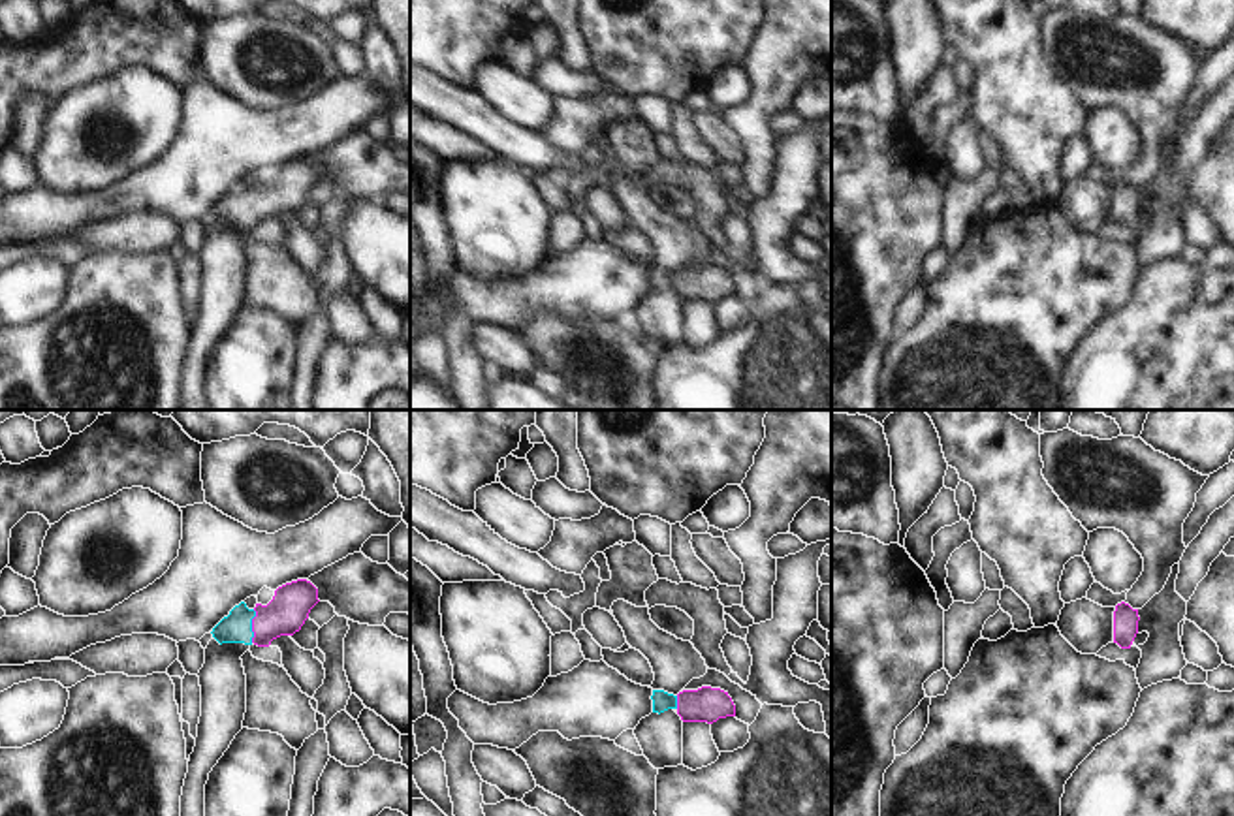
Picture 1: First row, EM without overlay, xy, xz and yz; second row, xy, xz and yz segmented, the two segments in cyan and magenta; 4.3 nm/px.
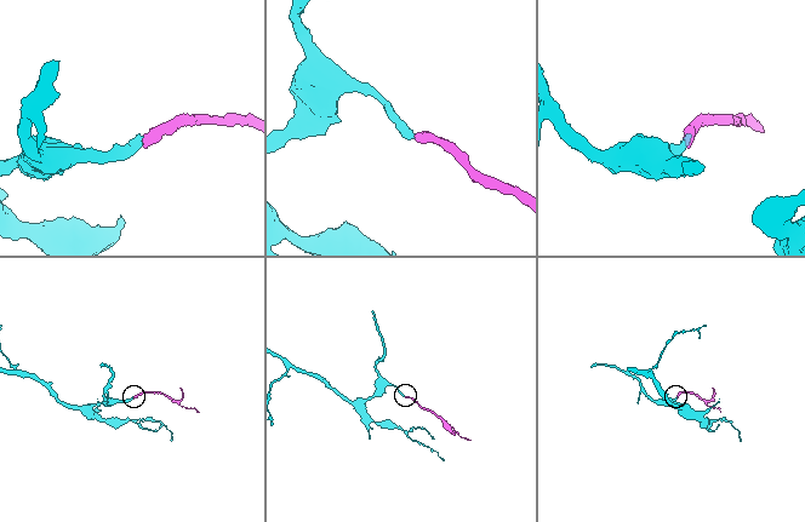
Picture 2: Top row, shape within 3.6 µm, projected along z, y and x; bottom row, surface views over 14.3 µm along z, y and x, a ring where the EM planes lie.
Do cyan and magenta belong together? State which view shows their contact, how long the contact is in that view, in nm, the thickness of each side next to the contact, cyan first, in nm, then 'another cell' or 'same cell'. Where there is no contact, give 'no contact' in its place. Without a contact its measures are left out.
meets cyan in xy; contact 140 nm long; 130 nm thick on the cyan side, 170 nm on the other; same cell

